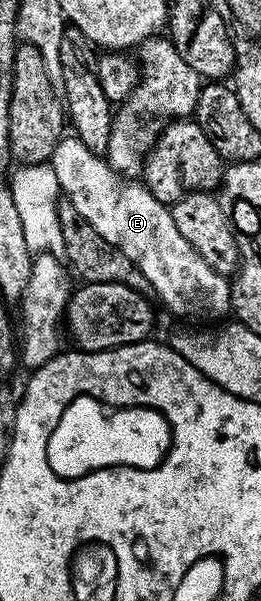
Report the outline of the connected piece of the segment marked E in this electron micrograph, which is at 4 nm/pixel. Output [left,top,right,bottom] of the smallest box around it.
[48,134,231,319]

